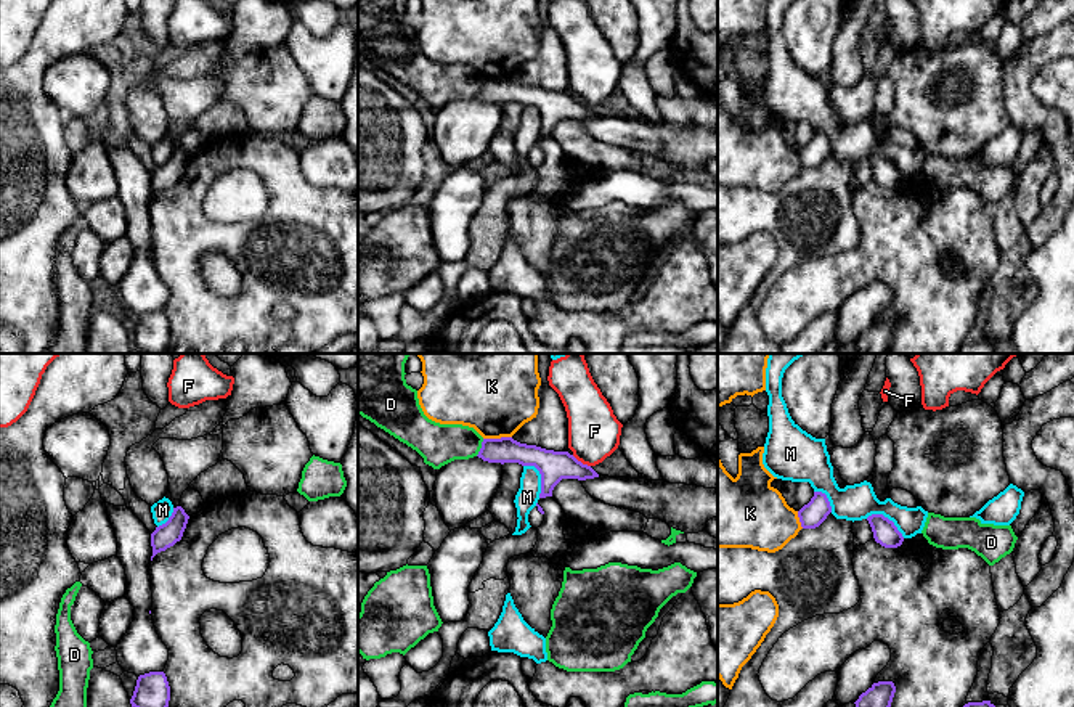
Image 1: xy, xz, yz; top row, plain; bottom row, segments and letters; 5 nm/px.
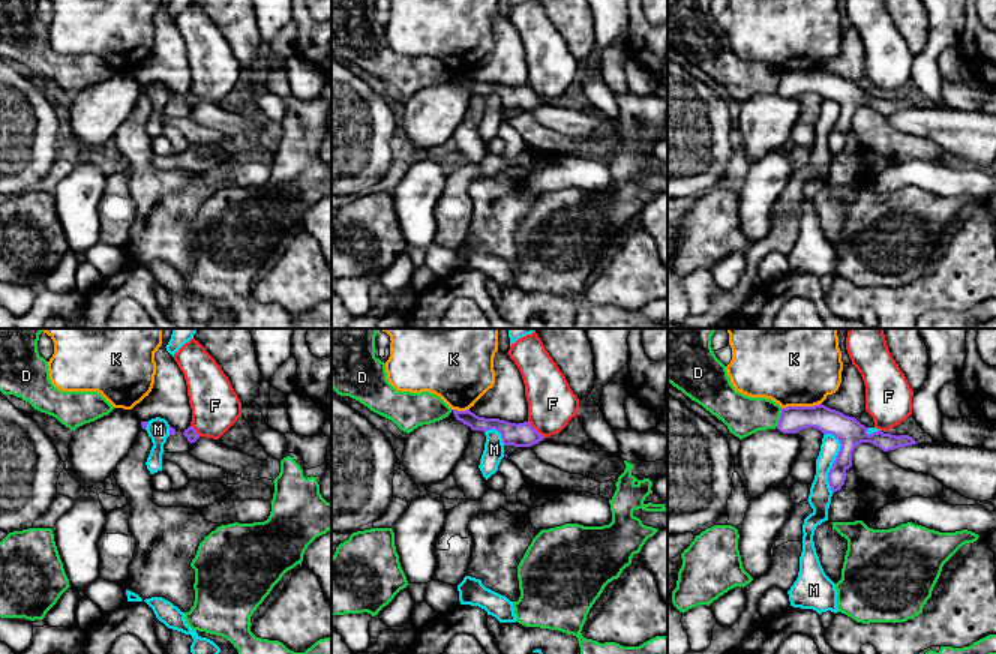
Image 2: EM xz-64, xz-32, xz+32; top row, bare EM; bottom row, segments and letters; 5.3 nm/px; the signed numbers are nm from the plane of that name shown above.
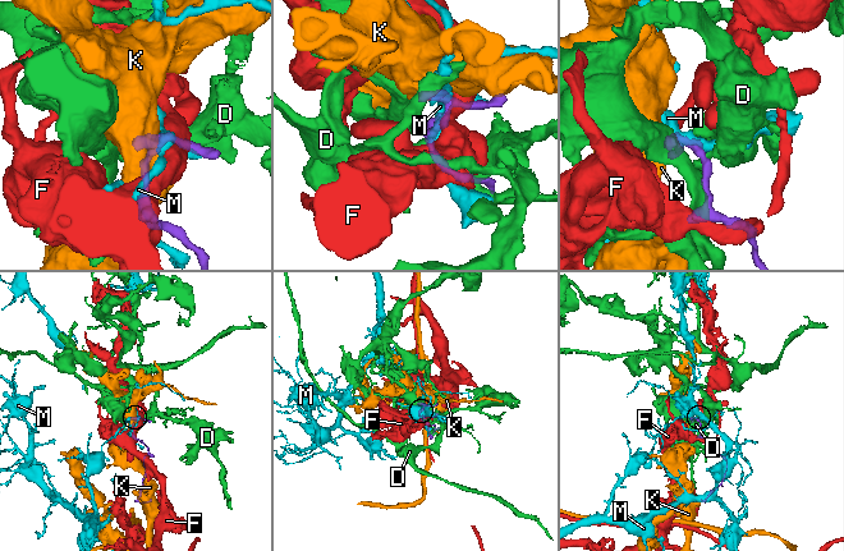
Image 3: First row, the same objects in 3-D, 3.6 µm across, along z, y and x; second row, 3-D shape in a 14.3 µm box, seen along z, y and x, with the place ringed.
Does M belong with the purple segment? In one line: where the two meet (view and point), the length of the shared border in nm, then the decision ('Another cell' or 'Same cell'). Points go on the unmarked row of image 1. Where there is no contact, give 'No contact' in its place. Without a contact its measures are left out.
Touches purple at yz (886, 158). Shared border 220 nm. Another cell

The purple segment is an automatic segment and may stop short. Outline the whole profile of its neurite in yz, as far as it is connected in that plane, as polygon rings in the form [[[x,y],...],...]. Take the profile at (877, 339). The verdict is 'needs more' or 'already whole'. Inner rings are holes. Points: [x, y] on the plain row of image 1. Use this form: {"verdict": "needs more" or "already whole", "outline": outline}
{"verdict": "already whole", "outline": [[[893,321],[873,323],[865,333],[854,342],[859,354],[888,354],[896,326]]]}

